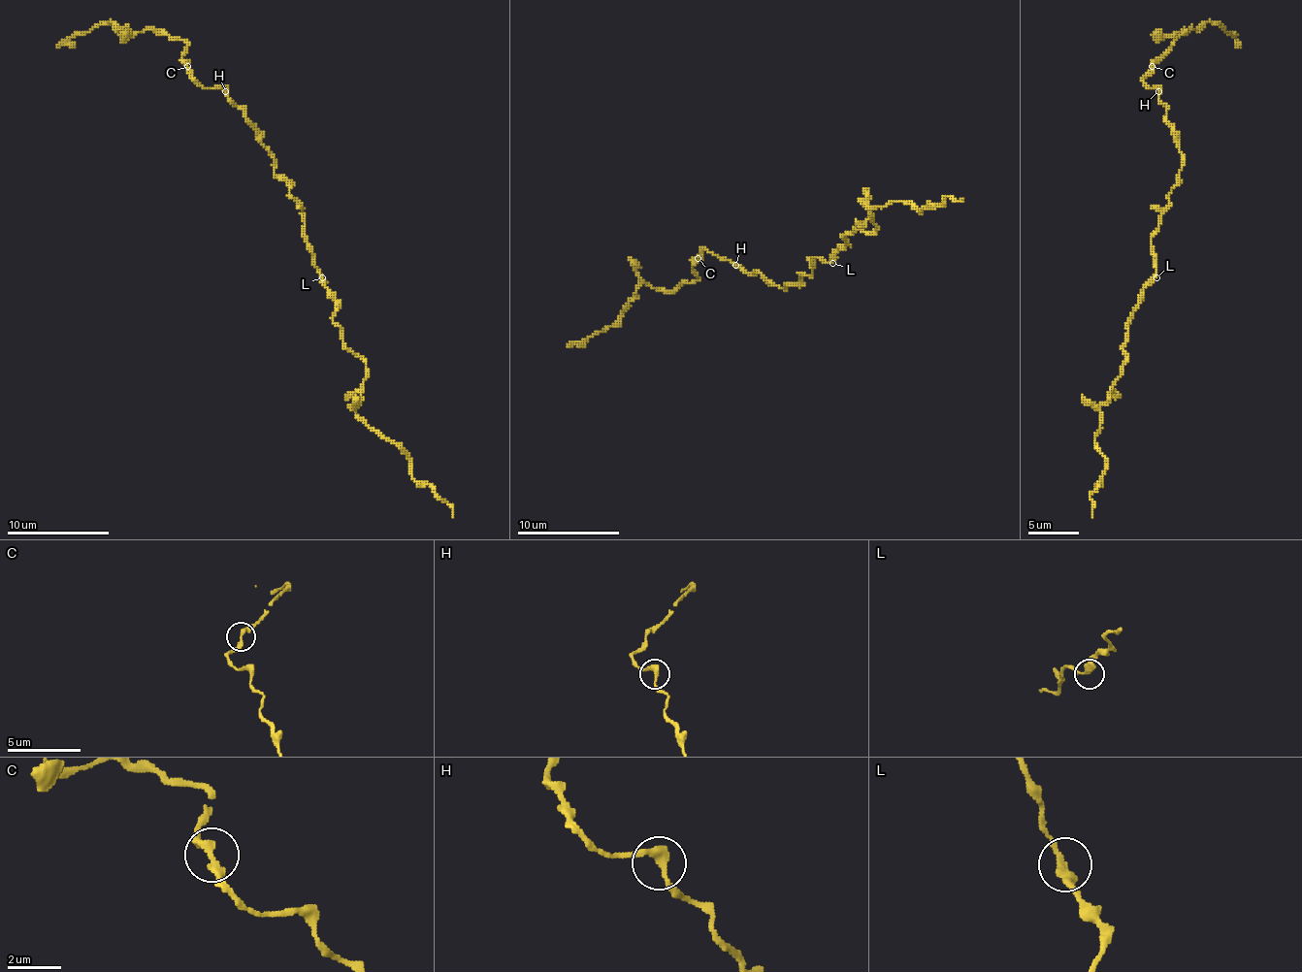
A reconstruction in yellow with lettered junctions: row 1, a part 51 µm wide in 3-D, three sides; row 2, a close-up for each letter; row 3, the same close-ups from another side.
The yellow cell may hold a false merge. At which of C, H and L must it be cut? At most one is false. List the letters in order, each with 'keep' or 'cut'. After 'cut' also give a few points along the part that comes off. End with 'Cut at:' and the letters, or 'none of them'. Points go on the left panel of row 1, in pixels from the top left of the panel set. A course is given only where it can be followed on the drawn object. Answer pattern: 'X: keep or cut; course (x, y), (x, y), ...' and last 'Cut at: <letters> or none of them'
C: keep
H: keep
L: keep
Cut at: none of them

